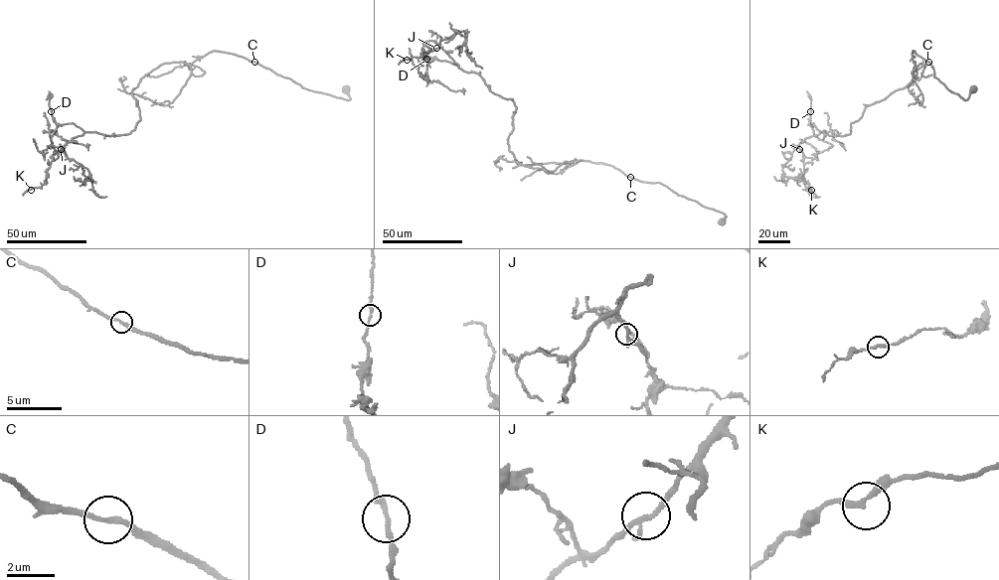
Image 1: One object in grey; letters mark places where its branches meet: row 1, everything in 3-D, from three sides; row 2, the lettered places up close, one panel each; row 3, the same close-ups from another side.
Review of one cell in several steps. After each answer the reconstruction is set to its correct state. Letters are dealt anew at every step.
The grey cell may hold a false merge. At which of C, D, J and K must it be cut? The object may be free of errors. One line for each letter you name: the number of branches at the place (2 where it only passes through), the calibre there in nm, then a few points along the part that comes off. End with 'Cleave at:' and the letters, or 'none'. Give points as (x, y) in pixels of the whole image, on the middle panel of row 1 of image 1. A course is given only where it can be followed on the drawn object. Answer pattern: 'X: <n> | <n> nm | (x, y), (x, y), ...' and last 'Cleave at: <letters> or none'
Cleave at: none

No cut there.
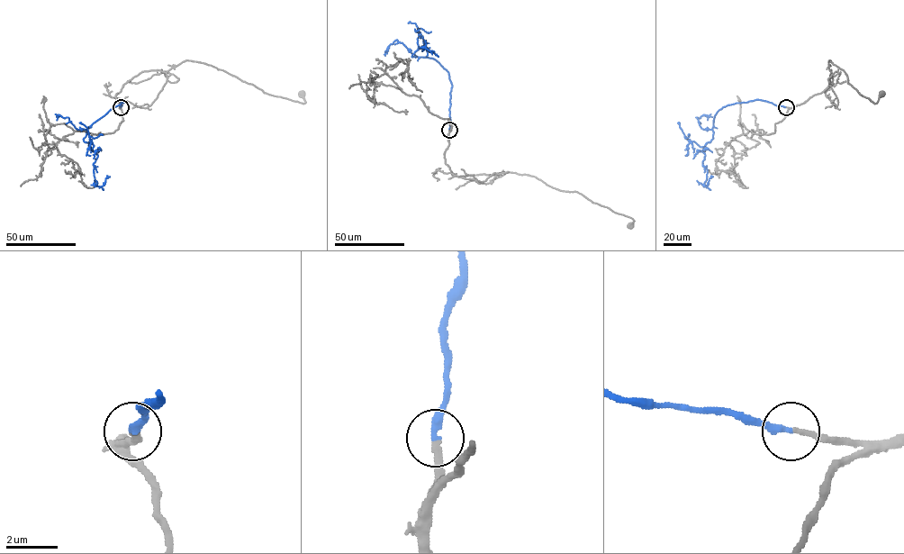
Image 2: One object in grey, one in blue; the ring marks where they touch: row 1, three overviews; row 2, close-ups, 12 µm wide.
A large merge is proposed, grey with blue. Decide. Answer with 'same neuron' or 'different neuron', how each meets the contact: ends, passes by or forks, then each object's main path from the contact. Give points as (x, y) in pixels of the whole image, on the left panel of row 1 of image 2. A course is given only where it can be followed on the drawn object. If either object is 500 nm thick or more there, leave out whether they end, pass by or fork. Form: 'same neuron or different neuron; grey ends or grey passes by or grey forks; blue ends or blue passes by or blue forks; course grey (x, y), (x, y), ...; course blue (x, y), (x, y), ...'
same neuron; grey ends; blue ends; course grey (121, 107), (115, 95), (133, 77), (167, 72), (187, 60), (271, 95), (304, 103), (302, 94); course blue (121, 107), (122, 99), (87, 128), (83, 140), (98, 155), (94, 185), (102, 186), (110, 177)

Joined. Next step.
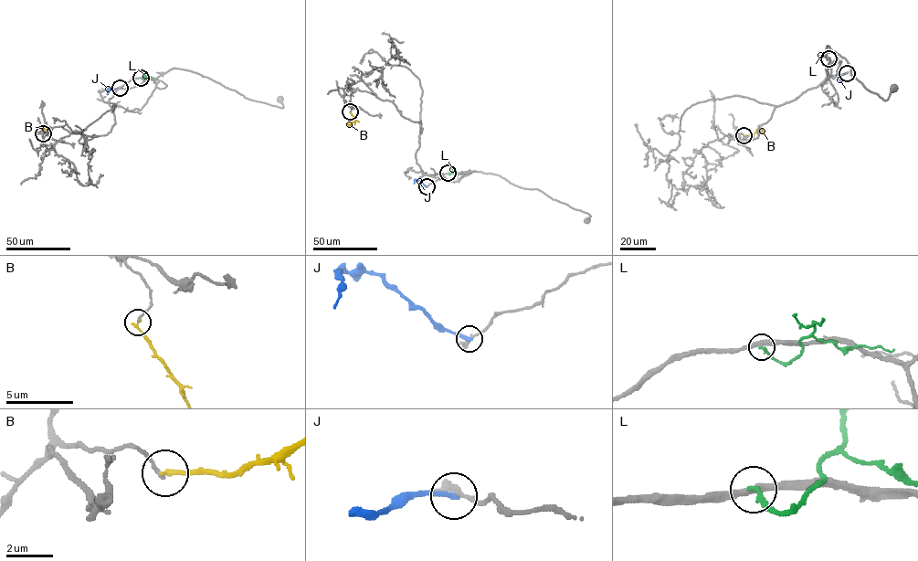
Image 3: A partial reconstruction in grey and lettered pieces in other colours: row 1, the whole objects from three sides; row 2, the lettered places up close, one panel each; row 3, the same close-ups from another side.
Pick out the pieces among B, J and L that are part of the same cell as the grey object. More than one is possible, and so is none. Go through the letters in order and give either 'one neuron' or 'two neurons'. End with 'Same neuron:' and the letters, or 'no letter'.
B: two neurons
J: two neurons
L: two neurons
Same neuron: no letter

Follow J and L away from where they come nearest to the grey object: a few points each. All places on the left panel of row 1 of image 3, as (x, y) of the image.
J: (120, 88), (108, 89), (107, 94)
L: (141, 78), (153, 78)

